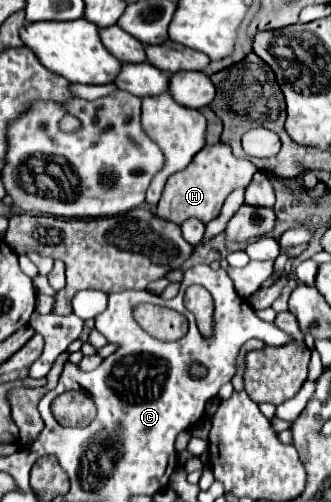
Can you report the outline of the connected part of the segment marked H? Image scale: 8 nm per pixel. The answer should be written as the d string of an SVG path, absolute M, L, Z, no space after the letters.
M219 142L215 146L205 146L205 150L201 150L201 154L197 154L197 158L193 158L185 170L169 176L157 204L157 216L175 224L183 224L189 218L197 218L207 224L221 214L227 196L237 188L245 188L255 174L257 166L249 160L235 158L229 144Z

